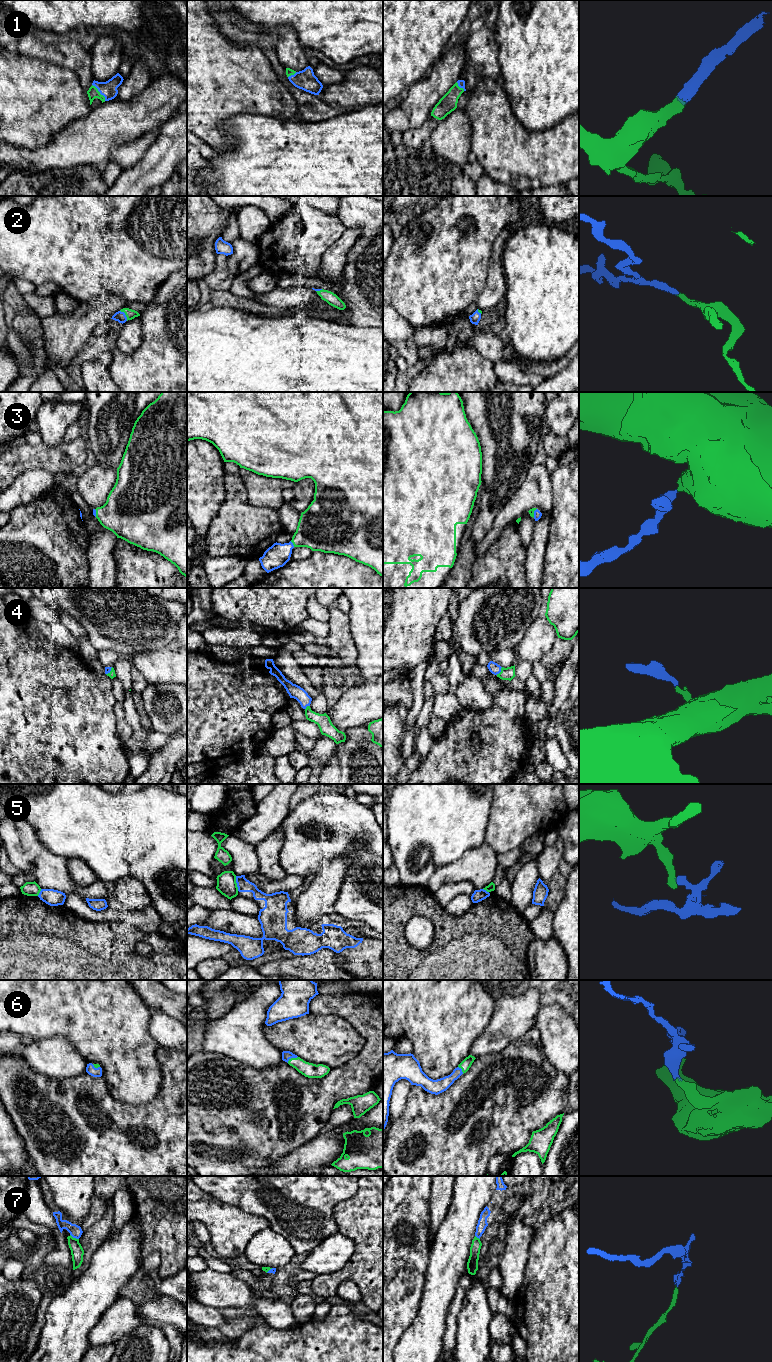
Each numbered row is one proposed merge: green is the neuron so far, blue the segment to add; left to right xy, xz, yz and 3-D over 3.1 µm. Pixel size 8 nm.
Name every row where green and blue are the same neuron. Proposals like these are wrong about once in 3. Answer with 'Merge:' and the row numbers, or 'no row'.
Merge: 1, 2, 3, 4, 6

